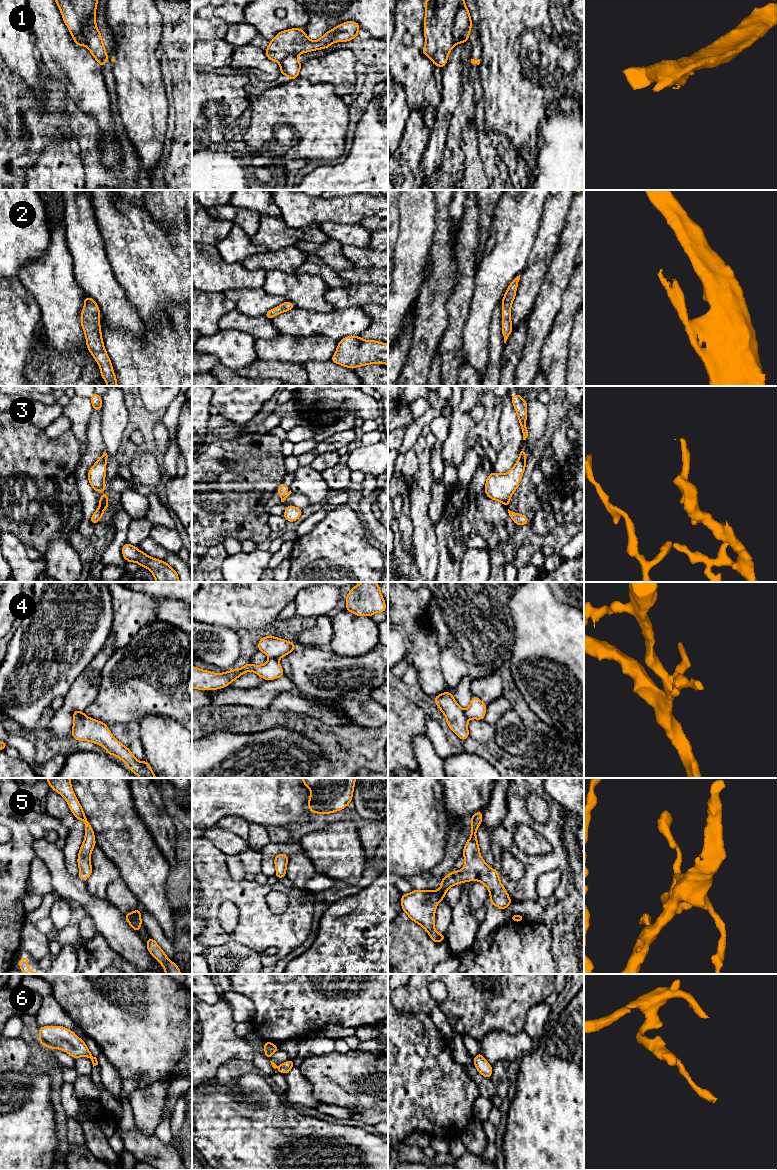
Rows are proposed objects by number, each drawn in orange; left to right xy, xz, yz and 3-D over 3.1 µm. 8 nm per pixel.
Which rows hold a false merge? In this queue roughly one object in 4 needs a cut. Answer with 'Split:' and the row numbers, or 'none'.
Split: 4

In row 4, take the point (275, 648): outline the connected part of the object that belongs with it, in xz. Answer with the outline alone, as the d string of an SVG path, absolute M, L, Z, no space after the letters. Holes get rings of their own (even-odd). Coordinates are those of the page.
M274 636L262 637L258 642L258 651L265 653L269 659L279 660L291 653L295 648L293 642Z

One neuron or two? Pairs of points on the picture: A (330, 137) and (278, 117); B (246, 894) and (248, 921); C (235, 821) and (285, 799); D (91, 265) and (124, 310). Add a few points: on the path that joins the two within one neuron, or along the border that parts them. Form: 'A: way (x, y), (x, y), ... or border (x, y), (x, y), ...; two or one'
A: way (317, 124), (310, 117), (291, 117); one
B: way (248, 901), (248, 914); one
C: border (219, 819), (225, 816), (240, 816), (250, 823); two
D: way (94, 276), (113, 299); one

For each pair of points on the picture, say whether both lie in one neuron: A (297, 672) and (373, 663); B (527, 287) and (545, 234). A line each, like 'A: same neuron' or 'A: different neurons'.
A: same neuron
B: same neuron

